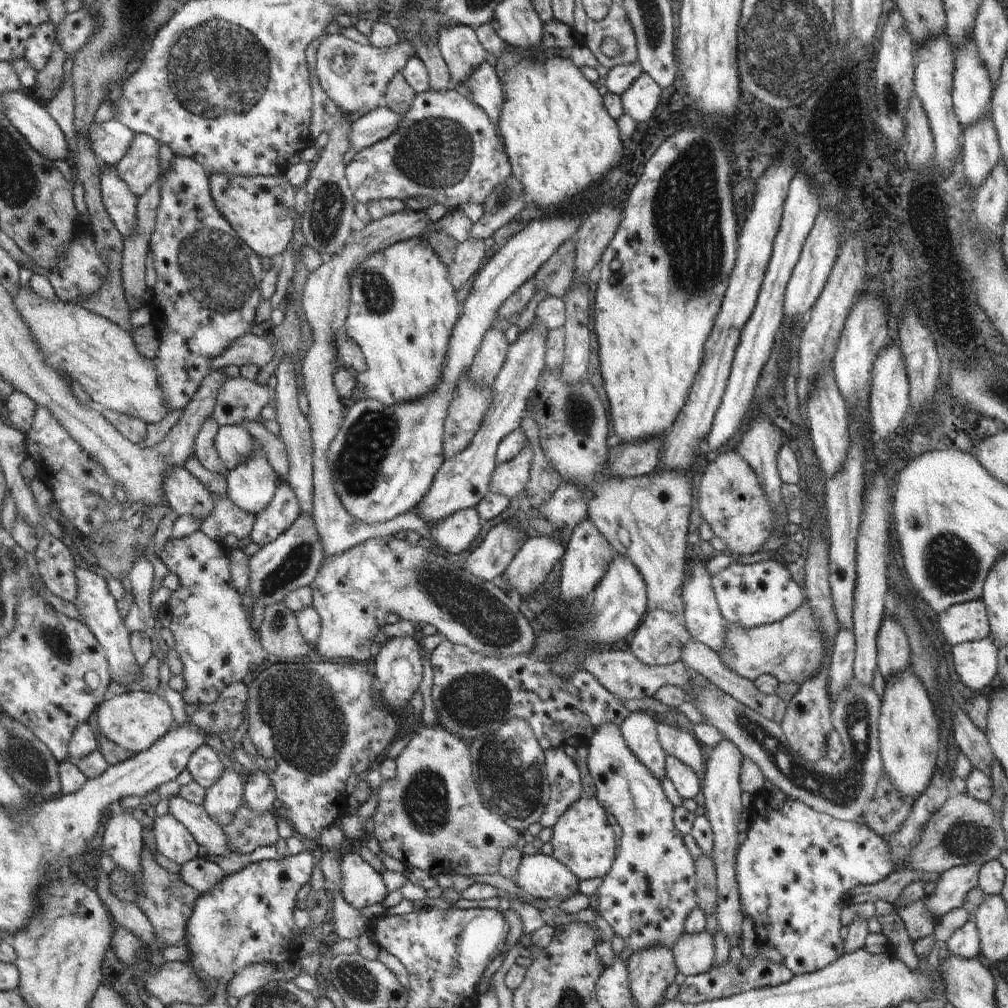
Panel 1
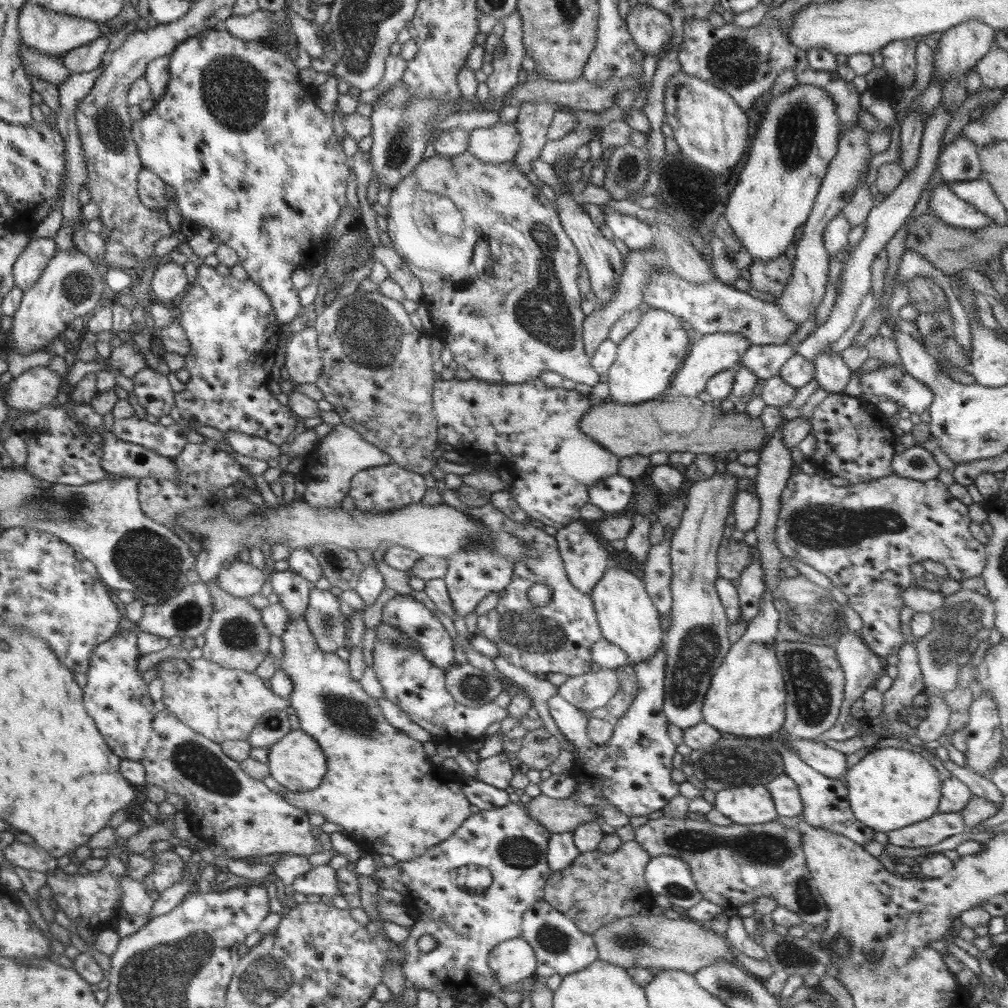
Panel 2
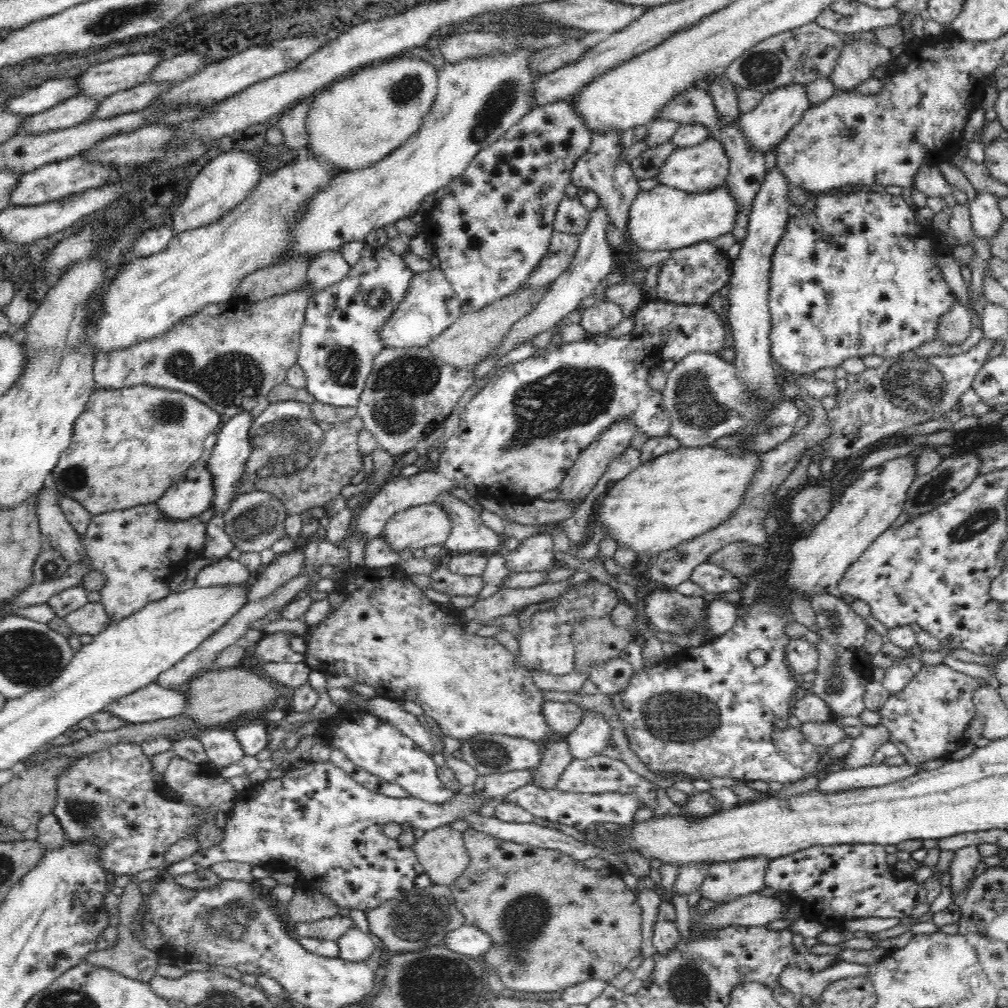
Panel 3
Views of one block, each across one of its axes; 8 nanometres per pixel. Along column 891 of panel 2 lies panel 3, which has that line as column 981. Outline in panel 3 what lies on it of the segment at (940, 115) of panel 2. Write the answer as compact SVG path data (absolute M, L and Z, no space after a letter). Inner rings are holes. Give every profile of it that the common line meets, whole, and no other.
M977 192L974 199L969 200L971 223L975 236L990 240L1004 220L1004 216L998 206L998 197L991 192Z

